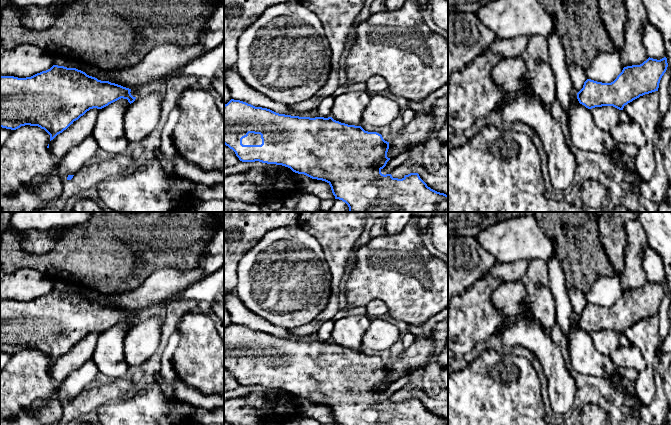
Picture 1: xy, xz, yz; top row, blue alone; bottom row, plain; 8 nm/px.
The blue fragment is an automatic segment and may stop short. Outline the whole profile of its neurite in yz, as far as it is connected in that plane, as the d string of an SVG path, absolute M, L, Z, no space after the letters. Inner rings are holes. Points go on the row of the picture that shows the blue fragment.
M648 58L640 65L624 67L611 83L587 79L577 93L580 104L588 109L613 106L623 110L633 100L658 91L659 83L668 67L667 58Z

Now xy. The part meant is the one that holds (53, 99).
M58 65L26 78L0 76L0 127L16 130L25 125L38 126L50 135L51 141L90 109L102 109L121 98L127 99L130 104L133 103L136 97L133 97L130 92L129 88L98 80L76 68Z

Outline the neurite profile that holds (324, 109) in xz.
M330 96L325 98L317 107L318 114L320 117L328 118L331 117L331 109L333 107L334 97Z

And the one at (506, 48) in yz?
M522 35L510 39L497 38L486 52L493 52L502 58L514 58L523 52L528 44L529 36Z

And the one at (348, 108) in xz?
M351 91L334 98L331 117L341 123L361 126L362 114L370 101L367 91Z

